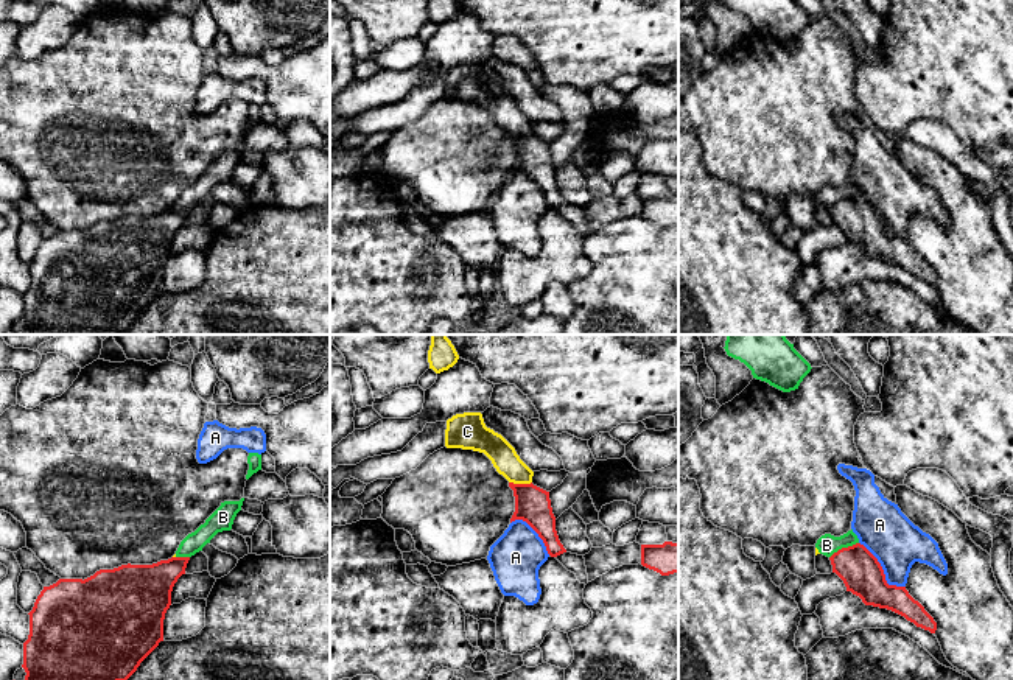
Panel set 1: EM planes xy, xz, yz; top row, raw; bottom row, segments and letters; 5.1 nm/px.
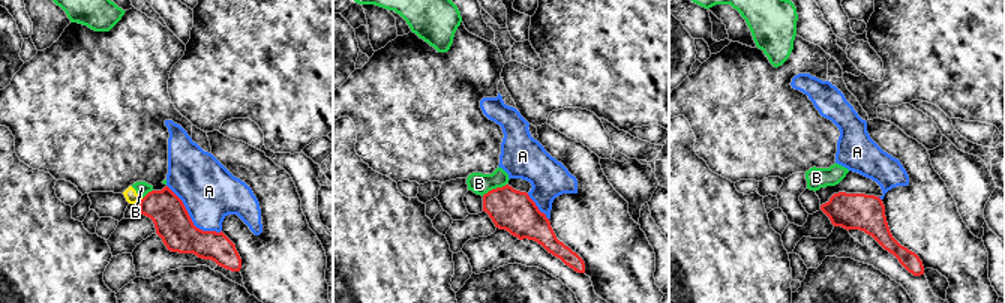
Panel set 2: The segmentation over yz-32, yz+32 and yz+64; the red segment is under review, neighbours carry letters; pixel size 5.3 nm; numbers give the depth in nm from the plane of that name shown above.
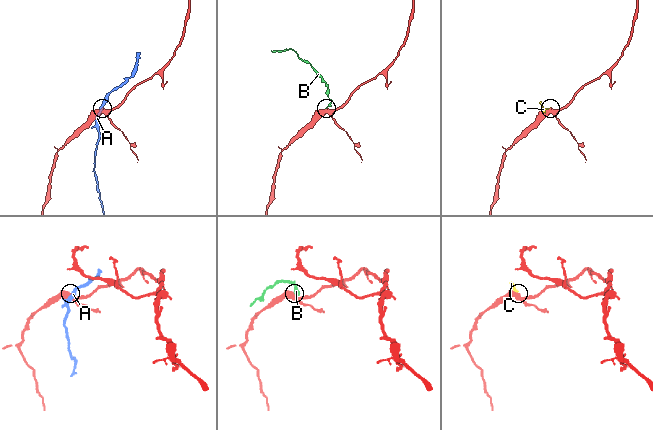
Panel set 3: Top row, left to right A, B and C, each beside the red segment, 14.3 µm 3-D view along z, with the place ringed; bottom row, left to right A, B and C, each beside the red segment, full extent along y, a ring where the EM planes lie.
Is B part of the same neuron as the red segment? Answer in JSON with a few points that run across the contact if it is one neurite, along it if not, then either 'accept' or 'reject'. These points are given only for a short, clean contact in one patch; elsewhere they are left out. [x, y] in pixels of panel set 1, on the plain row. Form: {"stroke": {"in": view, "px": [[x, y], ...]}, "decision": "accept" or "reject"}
{"stroke": {"in": "yz", "px": [[858, 193], [839, 199], [830, 209]]}, "decision": "reject"}

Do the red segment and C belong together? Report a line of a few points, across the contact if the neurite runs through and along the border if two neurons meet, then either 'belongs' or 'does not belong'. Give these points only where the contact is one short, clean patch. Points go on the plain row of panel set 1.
line xz (509, 133), (531, 134); does not belong

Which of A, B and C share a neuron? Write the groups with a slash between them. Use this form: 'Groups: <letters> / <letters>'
Groups: A / B C

